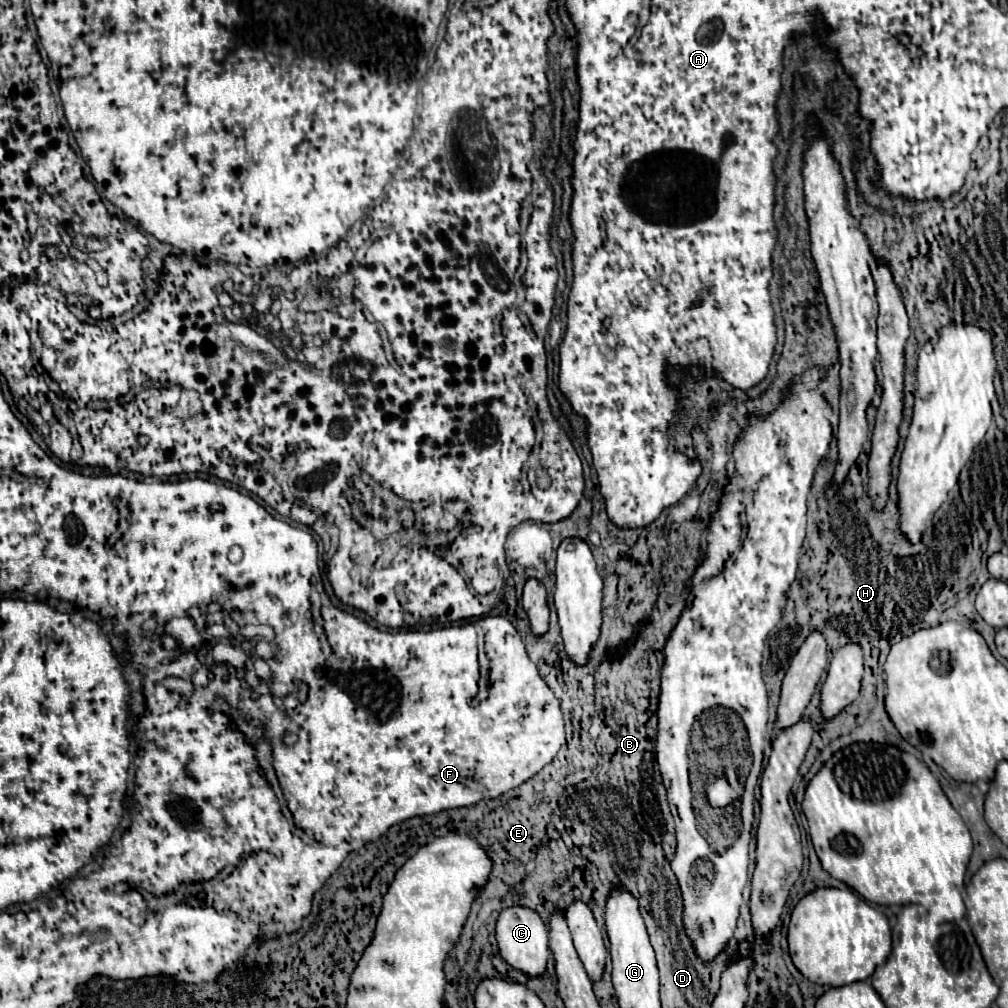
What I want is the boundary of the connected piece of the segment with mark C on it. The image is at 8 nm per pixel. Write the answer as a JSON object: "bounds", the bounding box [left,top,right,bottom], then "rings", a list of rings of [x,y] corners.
{"bounds":[496,906,552,978],"rings":[[[522,906],[502,910],[496,922],[496,940],[498,940],[500,956],[514,970],[526,974],[528,978],[540,978],[546,972],[546,964],[552,956],[552,952],[548,952],[548,930],[534,910]]]}

